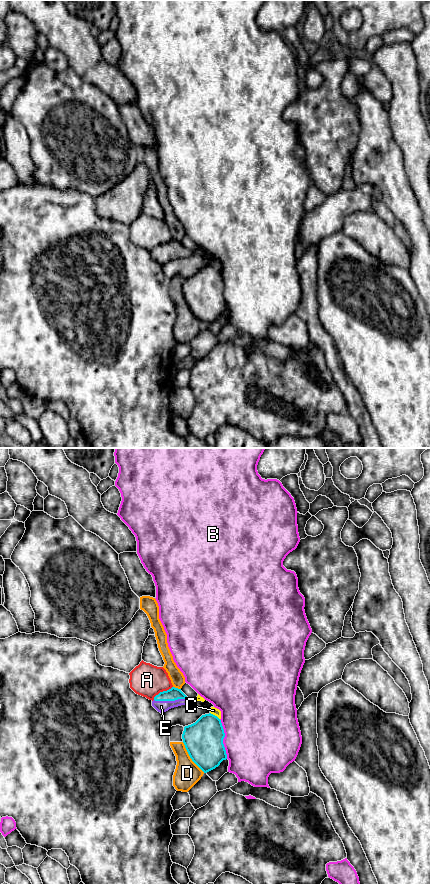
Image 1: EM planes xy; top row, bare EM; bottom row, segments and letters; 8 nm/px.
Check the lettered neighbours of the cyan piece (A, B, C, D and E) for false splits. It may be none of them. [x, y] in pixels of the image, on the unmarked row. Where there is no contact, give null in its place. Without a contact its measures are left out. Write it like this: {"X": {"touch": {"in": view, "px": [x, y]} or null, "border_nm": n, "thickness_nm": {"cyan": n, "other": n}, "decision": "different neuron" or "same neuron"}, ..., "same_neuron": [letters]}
{"A": {"touch": {"in": "xy", "px": [163, 243]}, "border_nm": 190, "thickness_nm": {"cyan": 100, "other": 260}, "decision": "different neuron"}, "B": {"touch": {"in": "xy", "px": [223, 290]}, "border_nm": 320, "thickness_nm": {"cyan": 320, "other": 480}, "decision": "different neuron"}, "C": {"touch": {"in": "xy", "px": [214, 267]}, "border_nm": 100, "thickness_nm": {"cyan": 320, "other": 60}, "decision": "different neuron"}, "D": {"touch": {"in": "xy", "px": [190, 309]}, "border_nm": 300, "thickness_nm": {"cyan": 320, "other": 200}, "decision": "different neuron"}, "E": {"touch": {"in": "xy", "px": [172, 252]}, "border_nm": 280, "thickness_nm": {"cyan": 100, "other": 100}, "decision": "same neuron"}, "same_neuron": ["E"]}

